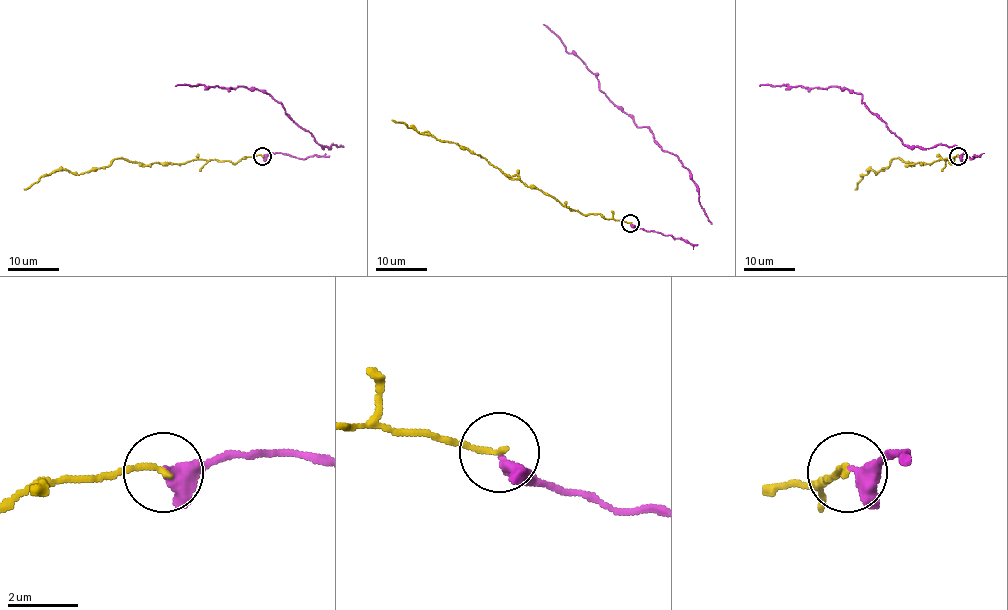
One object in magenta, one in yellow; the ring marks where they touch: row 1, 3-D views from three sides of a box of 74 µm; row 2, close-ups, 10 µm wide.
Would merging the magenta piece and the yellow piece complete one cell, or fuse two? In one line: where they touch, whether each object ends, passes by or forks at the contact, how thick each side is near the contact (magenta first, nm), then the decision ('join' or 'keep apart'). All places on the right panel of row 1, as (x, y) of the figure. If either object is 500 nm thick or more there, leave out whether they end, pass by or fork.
at (958, 156); magenta passes by; yellow ends there; 280 nm thick on the magenta side, 160 nm on the other; join

